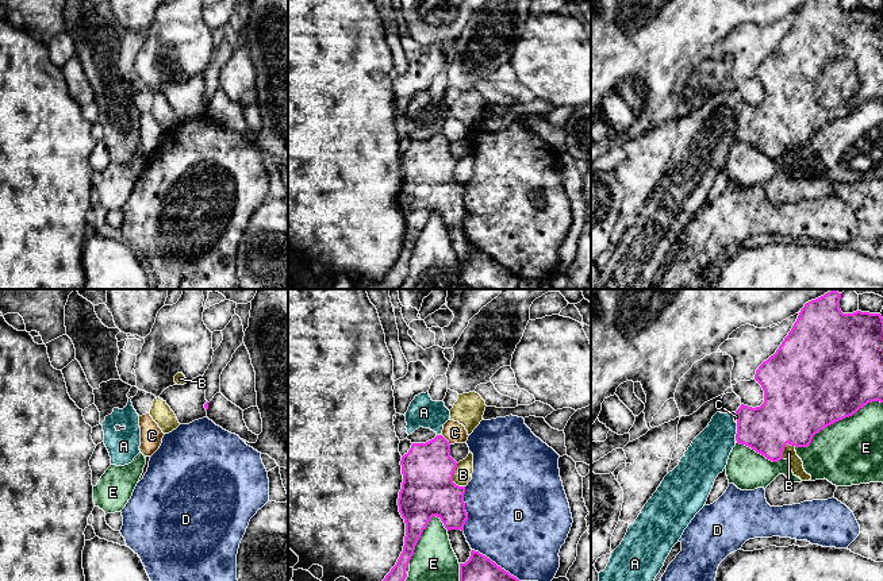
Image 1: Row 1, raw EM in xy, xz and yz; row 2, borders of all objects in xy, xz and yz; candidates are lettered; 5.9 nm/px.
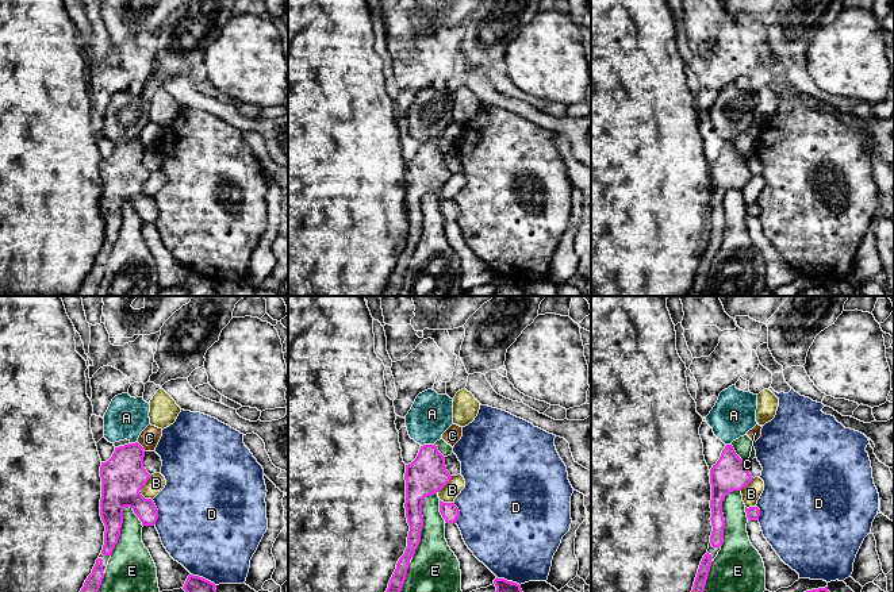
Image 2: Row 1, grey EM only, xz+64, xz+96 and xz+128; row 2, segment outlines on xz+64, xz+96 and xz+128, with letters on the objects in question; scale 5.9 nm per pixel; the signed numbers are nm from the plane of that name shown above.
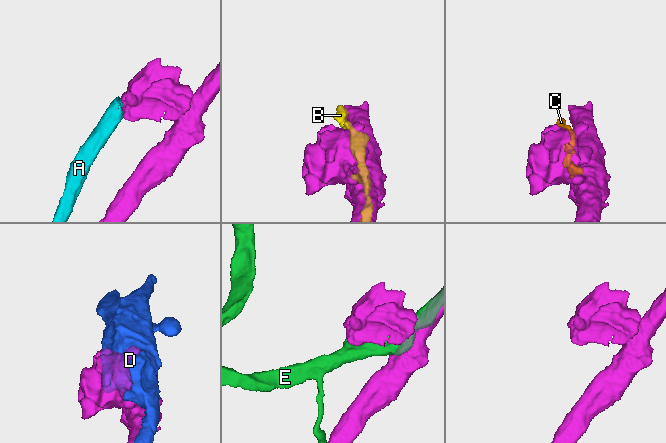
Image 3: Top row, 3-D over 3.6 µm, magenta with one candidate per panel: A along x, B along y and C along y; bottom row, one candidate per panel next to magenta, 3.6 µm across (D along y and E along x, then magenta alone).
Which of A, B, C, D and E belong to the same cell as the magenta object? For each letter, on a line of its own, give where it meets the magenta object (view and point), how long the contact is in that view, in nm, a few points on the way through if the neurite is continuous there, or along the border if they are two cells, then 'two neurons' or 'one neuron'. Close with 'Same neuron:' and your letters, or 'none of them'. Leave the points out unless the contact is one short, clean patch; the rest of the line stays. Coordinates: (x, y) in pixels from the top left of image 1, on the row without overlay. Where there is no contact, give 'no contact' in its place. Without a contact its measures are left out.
A: meets magenta in yz at (737, 129); contact 110 nm long; border along yz (737, 120), (734, 137); two neurons
B: meets magenta in xz at (452, 176); contact 150 nm long; two neurons
C: meets magenta in xz at (446, 138); contact 80 nm long; two neurons
D: meets magenta in xz at (495, 261); contact 340 nm long; two neurons
E: meets magenta in yz at (837, 118); contact 600 nm long; two neurons
Same neuron: none of them

